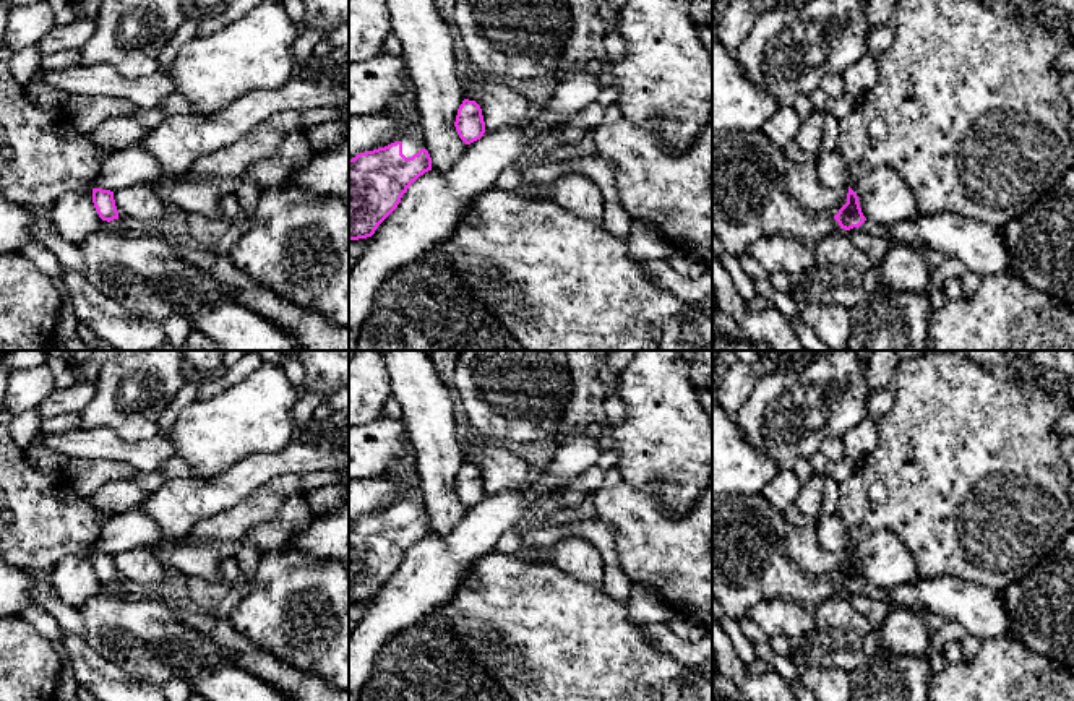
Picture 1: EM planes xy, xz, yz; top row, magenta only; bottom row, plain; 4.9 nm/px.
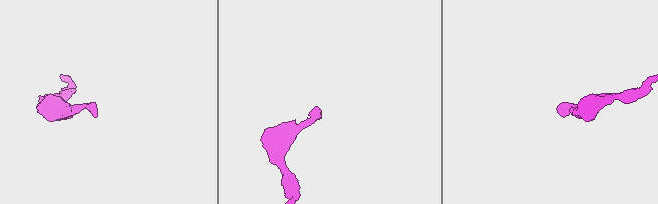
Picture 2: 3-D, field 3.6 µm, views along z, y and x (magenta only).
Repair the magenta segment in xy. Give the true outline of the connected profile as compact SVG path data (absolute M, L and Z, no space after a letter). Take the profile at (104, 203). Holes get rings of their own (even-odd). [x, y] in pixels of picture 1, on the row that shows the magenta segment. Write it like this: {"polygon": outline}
{"polygon": "M92 188L92 203L99 217L110 224L110 230L117 230L123 234L133 230L133 226L118 216L115 200L114 200L114 191Z"}

